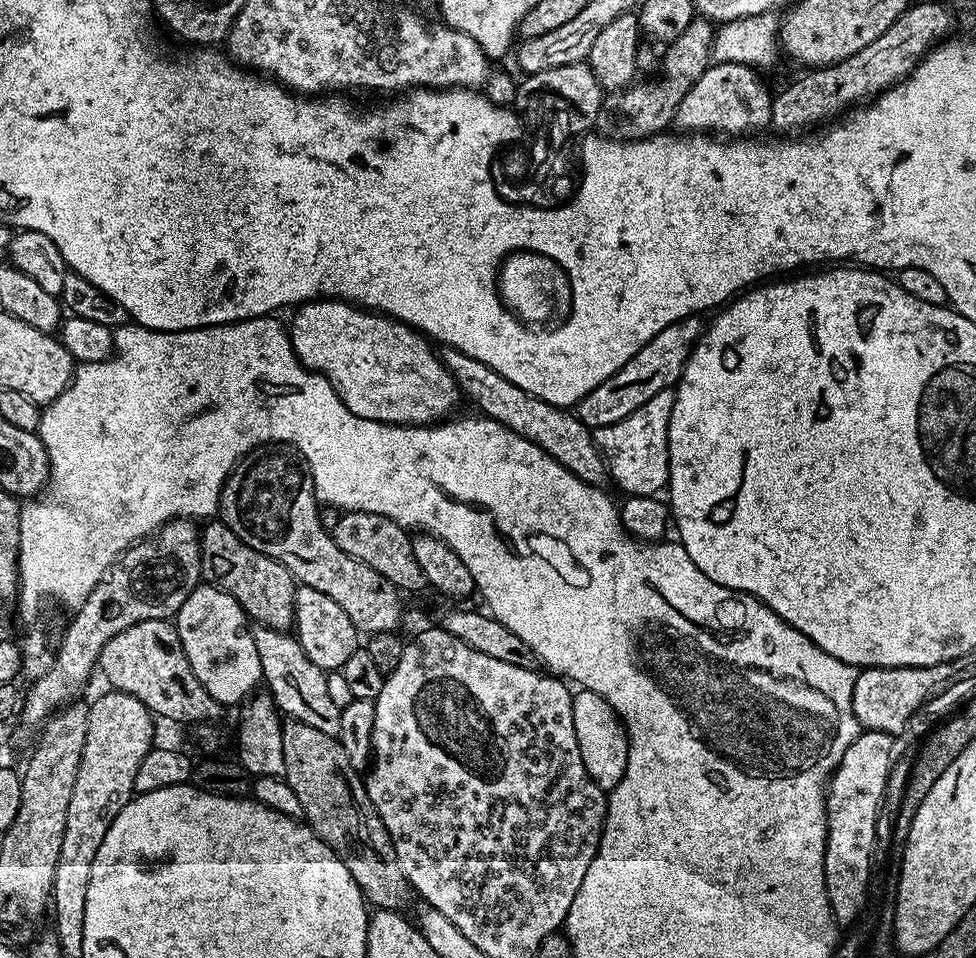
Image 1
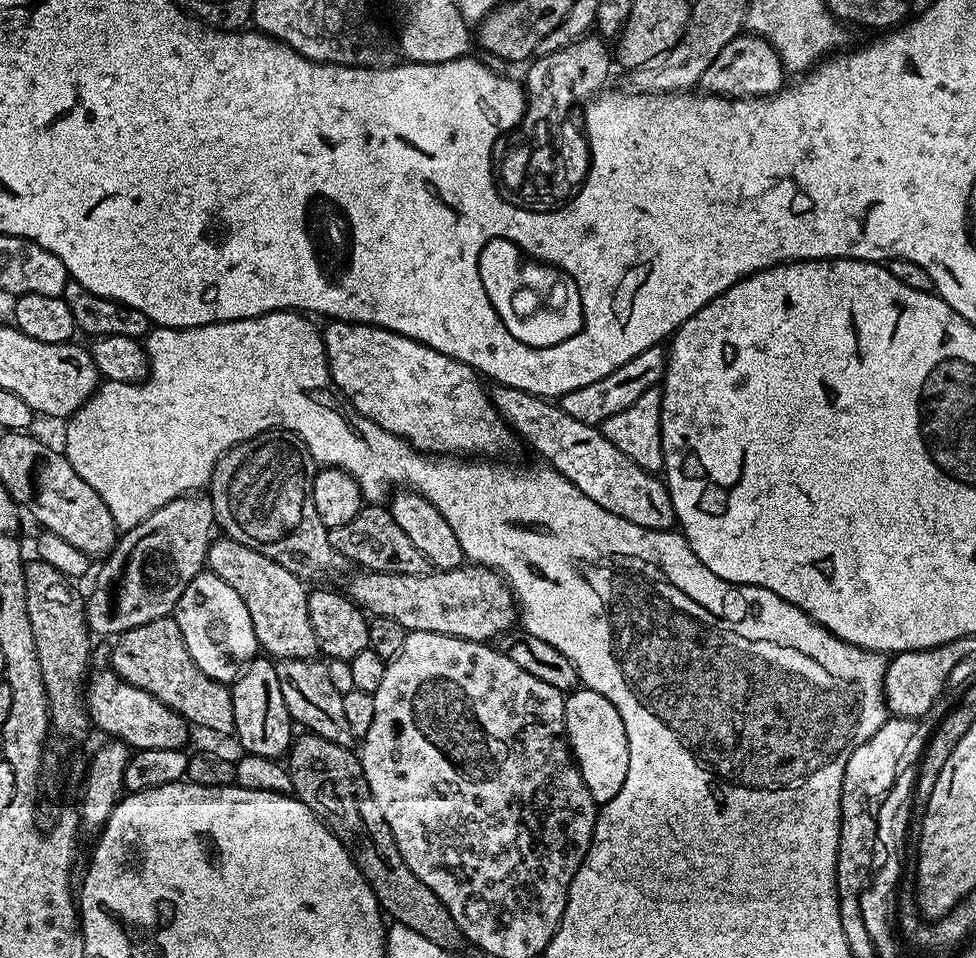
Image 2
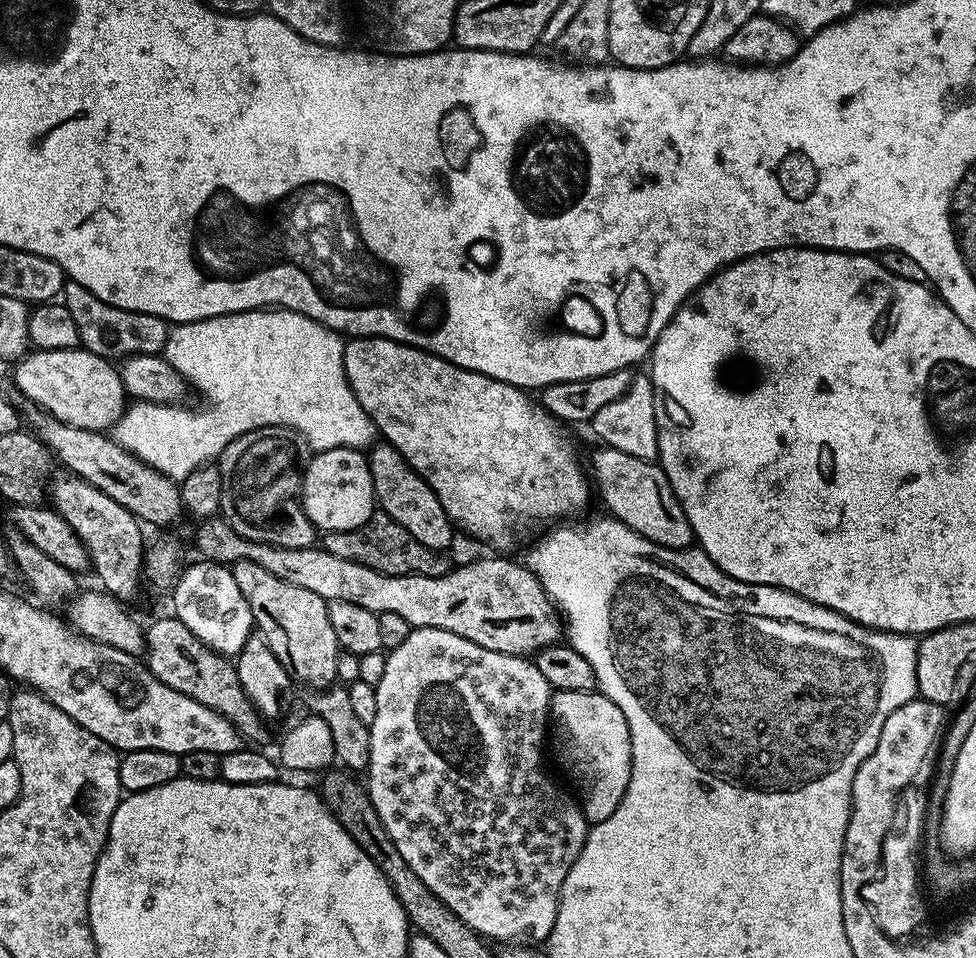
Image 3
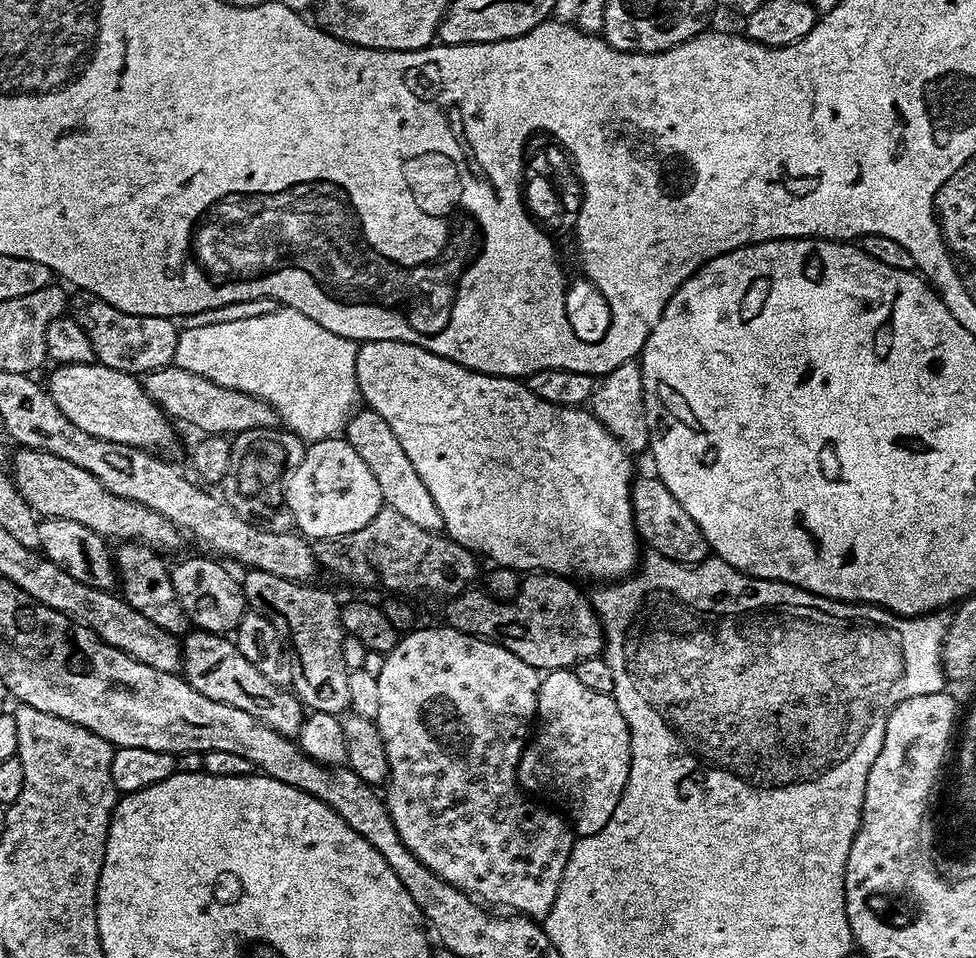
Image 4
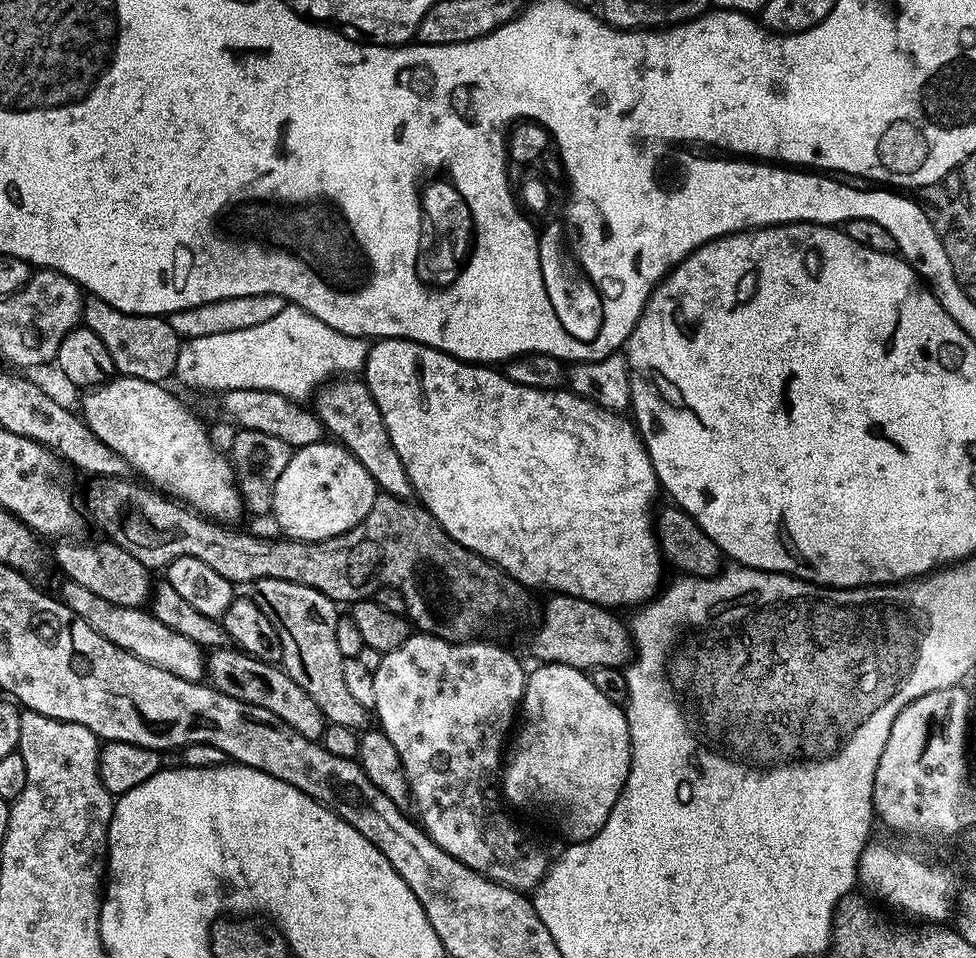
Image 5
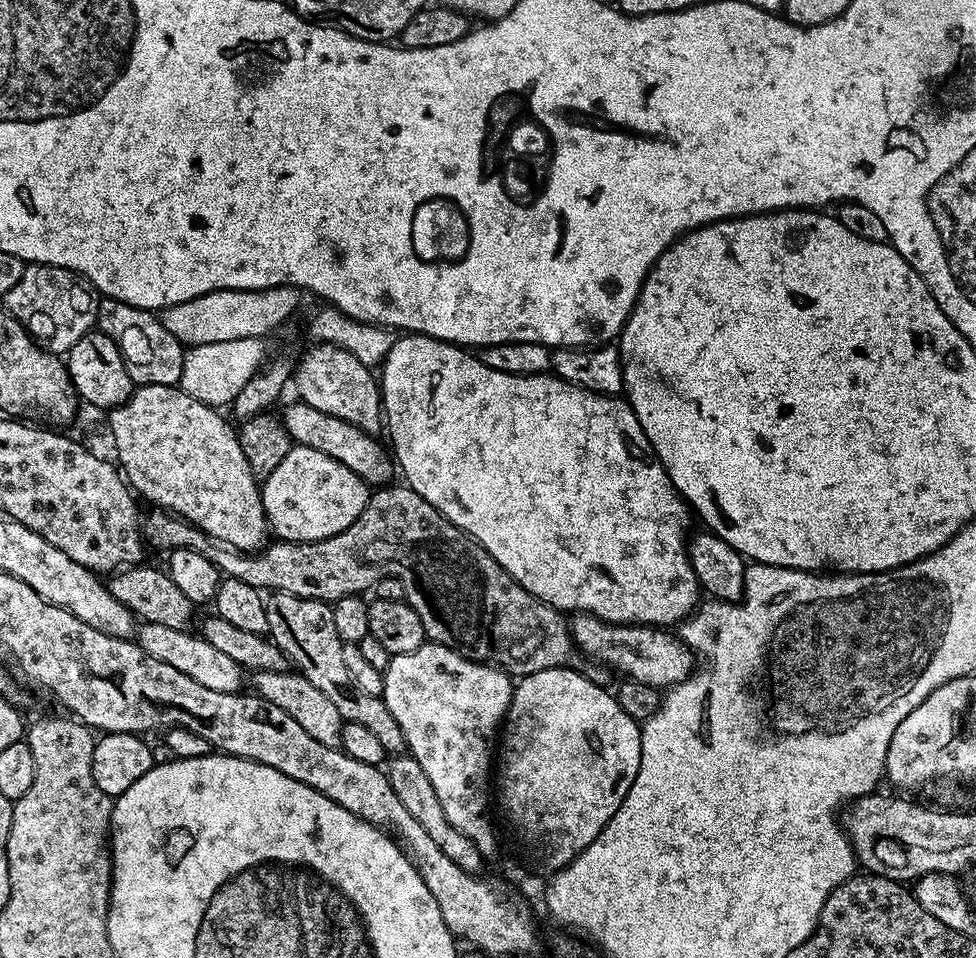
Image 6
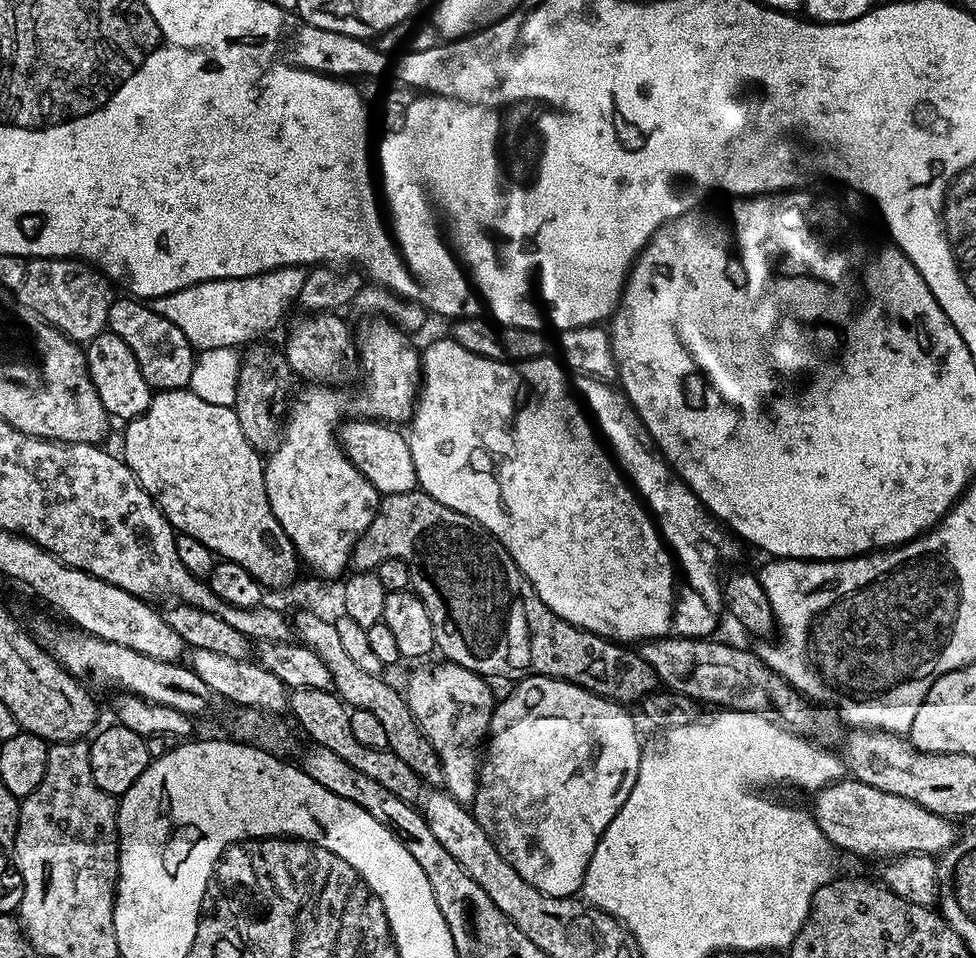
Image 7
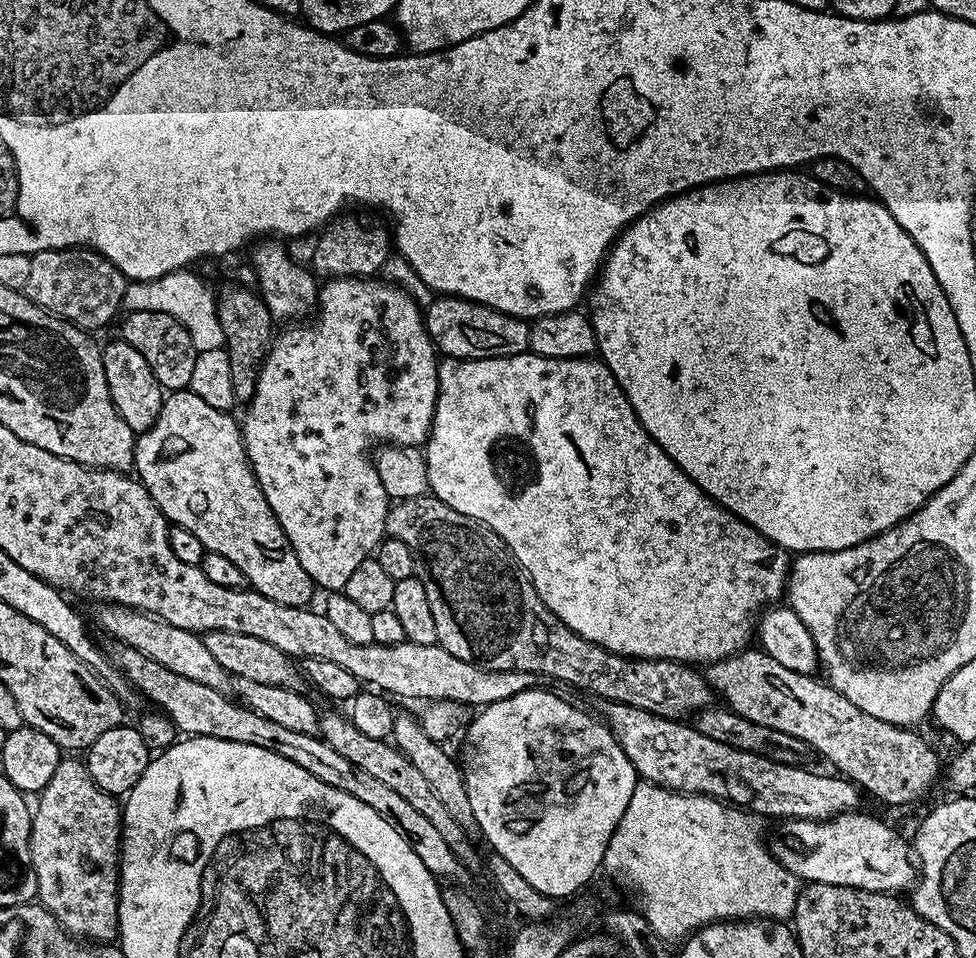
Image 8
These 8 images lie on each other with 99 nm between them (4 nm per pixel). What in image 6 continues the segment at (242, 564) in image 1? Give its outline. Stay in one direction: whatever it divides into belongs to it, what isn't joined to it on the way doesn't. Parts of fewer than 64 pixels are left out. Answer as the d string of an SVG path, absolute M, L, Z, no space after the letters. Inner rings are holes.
M272 592L266 600L267 635L272 643L279 646L287 654L289 661L294 665L295 671L318 686L334 706L338 706L338 716L341 721L358 723L368 727L370 733L378 738L384 747L385 753L400 754L405 751L404 735L394 722L394 714L378 696L367 696L353 690L348 683L346 662L342 662L344 641L338 638L338 630L334 630L334 614L332 604L322 600L298 598L294 594L285 592Z

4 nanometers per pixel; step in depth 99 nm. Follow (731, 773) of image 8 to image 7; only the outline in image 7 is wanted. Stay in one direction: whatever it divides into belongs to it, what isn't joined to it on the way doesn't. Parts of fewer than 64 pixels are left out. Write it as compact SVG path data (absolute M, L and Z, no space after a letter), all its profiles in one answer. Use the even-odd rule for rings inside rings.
M841 778L835 784L827 784L811 797L810 811L822 834L826 834L833 849L853 852L856 856L884 856L895 858L909 856L921 852L935 857L958 839L958 828L947 816L939 816L922 806L918 802L910 802L910 798L898 798L898 794L886 794L882 790L874 790L874 786L866 786L866 782L858 782L851 778Z

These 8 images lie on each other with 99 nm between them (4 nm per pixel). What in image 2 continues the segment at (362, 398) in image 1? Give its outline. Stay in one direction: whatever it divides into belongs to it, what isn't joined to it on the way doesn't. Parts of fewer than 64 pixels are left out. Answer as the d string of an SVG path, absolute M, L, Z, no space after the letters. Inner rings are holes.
M332 320L329 328L323 329L324 349L326 350L326 358L328 359L328 369L332 371L332 382L339 392L343 392L347 403L351 405L355 411L360 412L366 418L370 418L372 422L378 426L382 426L382 430L386 430L390 434L400 436L411 444L417 452L425 454L435 454L440 458L468 458L473 454L492 454L488 452L500 452L503 448L508 448L514 441L513 433L507 424L501 420L496 408L492 405L492 397L487 387L483 388L481 377L470 366L466 366L462 362L458 362L454 358L450 358L446 354L442 354L438 350L434 350L430 346L426 346L417 340L406 338L397 332L391 332L385 328L376 328L372 324L352 324L348 320Z

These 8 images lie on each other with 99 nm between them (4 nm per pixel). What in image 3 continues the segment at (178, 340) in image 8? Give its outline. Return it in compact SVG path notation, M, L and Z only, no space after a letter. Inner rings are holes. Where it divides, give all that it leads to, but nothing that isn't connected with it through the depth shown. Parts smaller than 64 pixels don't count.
M73 280L65 283L62 302L66 306L66 310L70 310L70 314L74 317L74 326L78 326L80 343L88 352L116 362L126 356L160 354L164 351L170 331L169 321L158 318L154 314L126 310L102 302L102 298L90 294L90 290L86 290L86 286Z

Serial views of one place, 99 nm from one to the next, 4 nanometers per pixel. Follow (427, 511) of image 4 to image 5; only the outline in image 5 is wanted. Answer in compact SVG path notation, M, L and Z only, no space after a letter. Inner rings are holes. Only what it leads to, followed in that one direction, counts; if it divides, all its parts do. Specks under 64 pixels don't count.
M337 378L325 384L315 397L314 411L320 417L325 429L331 435L333 432L340 439L337 441L347 448L350 454L354 454L354 458L358 458L362 466L366 466L370 478L374 478L376 487L381 493L405 498L413 495L406 466L402 466L402 458L398 458L398 450L394 450L390 442L386 422L363 379Z

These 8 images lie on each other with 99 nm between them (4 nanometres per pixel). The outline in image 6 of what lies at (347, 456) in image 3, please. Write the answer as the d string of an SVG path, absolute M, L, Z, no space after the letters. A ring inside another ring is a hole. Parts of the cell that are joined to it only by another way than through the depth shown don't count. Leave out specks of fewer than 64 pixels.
M299 446L290 449L274 474L263 477L260 489L269 529L279 539L294 542L325 540L346 530L362 514L369 495L369 485L354 470L318 450Z

